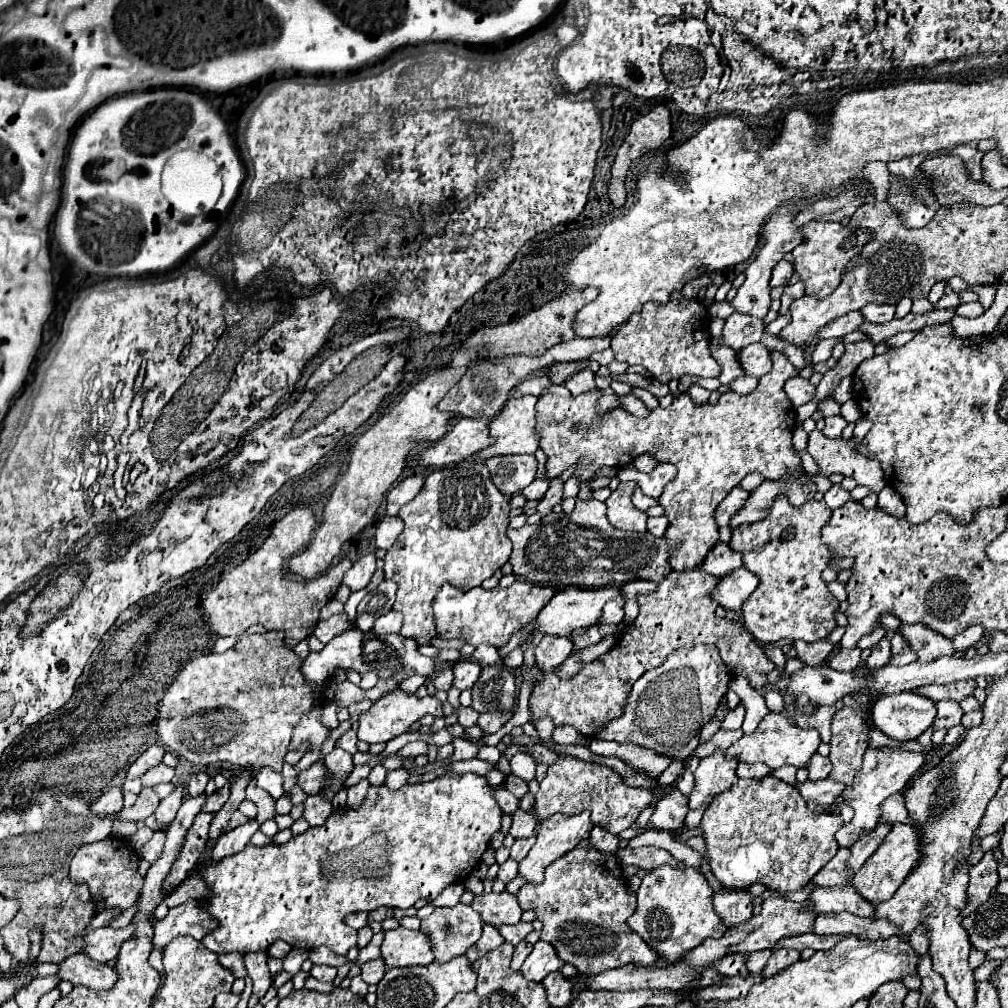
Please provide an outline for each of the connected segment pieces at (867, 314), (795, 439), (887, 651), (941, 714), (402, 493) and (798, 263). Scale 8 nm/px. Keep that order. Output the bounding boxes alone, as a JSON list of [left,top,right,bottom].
[[859,304,895,324],[792,425,808,452],[867,638,891,668],[935,700,965,728],[387,476,425,516],[793,222,871,298]]

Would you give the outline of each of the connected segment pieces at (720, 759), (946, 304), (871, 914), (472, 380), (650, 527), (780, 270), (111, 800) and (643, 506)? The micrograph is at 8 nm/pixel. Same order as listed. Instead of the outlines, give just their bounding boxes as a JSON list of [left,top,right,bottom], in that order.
[[689,752,737,808],[934,292,961,309],[805,886,875,920],[439,356,541,422],[647,516,669,538],[771,260,793,288],[91,788,123,816],[631,486,657,510]]

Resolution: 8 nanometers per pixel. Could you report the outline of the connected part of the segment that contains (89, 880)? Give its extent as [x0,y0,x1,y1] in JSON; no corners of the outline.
[69,838,143,908]

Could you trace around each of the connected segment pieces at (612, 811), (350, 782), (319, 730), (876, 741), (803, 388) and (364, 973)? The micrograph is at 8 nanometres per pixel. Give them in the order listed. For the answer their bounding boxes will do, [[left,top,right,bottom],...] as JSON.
[[509,756,653,838],[345,766,371,788],[291,706,329,750],[869,730,905,748],[785,376,815,408],[361,958,387,984]]

